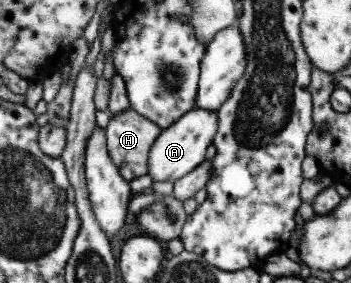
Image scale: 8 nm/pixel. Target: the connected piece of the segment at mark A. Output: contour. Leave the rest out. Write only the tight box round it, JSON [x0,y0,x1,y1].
[147,108,217,181]

